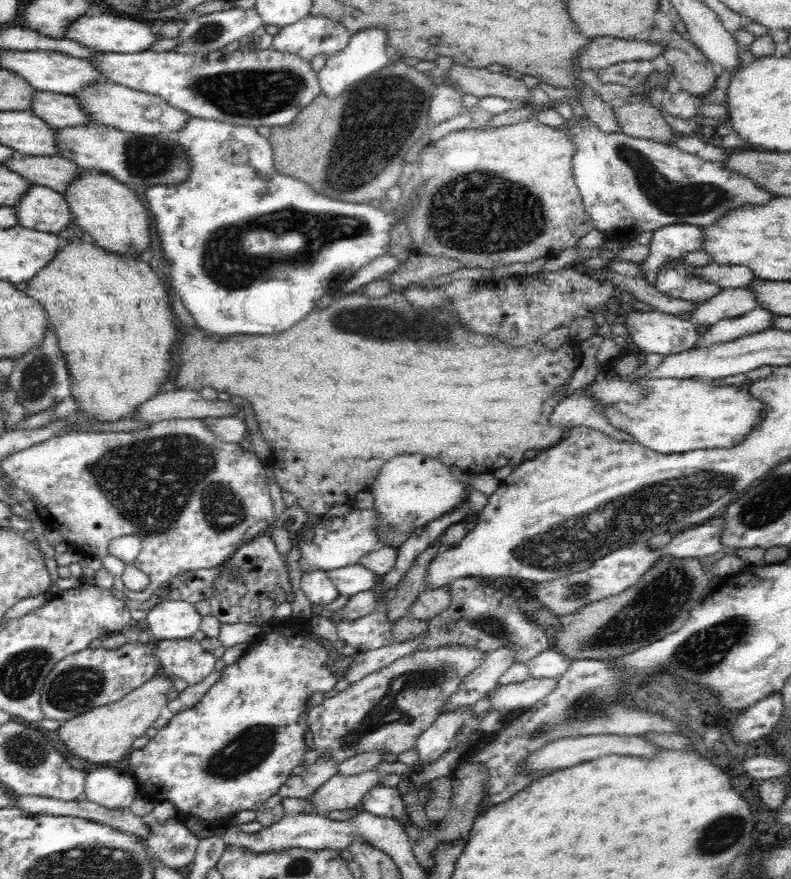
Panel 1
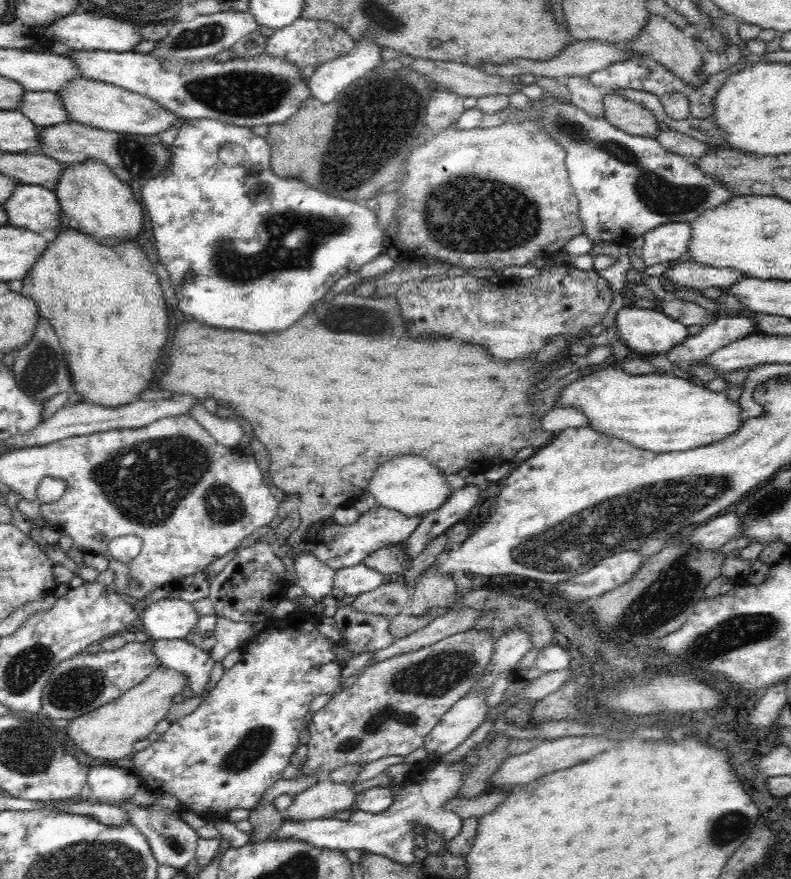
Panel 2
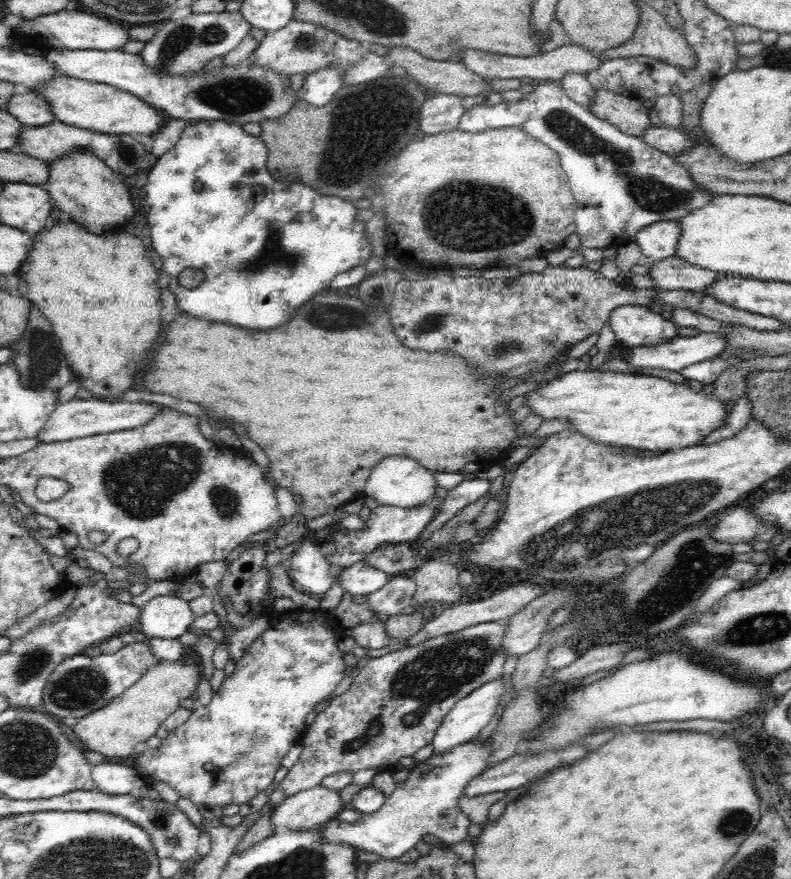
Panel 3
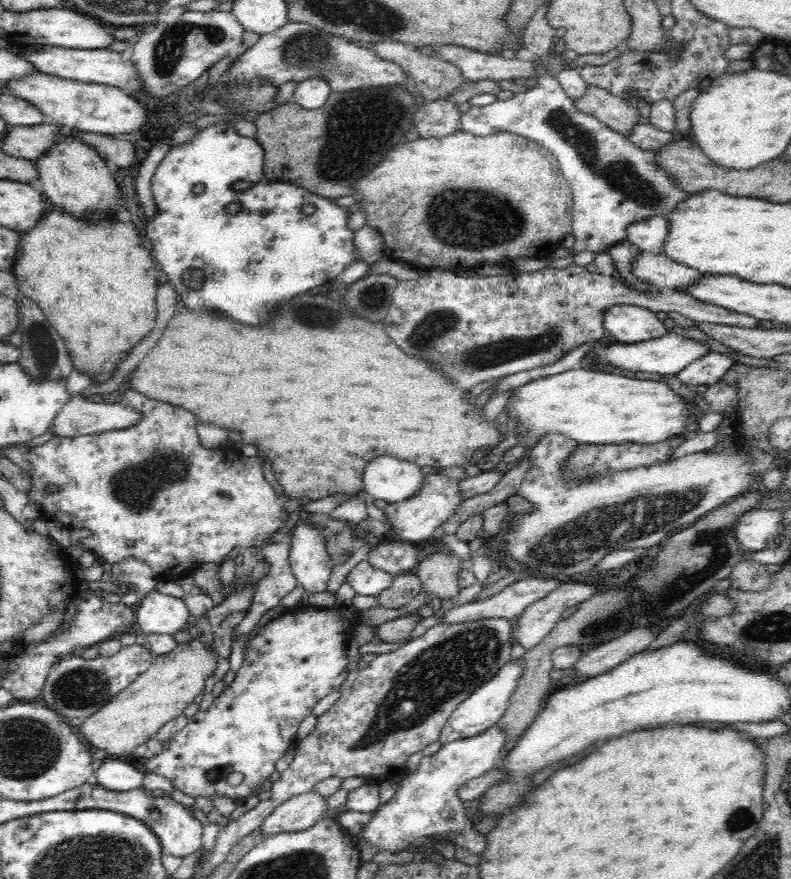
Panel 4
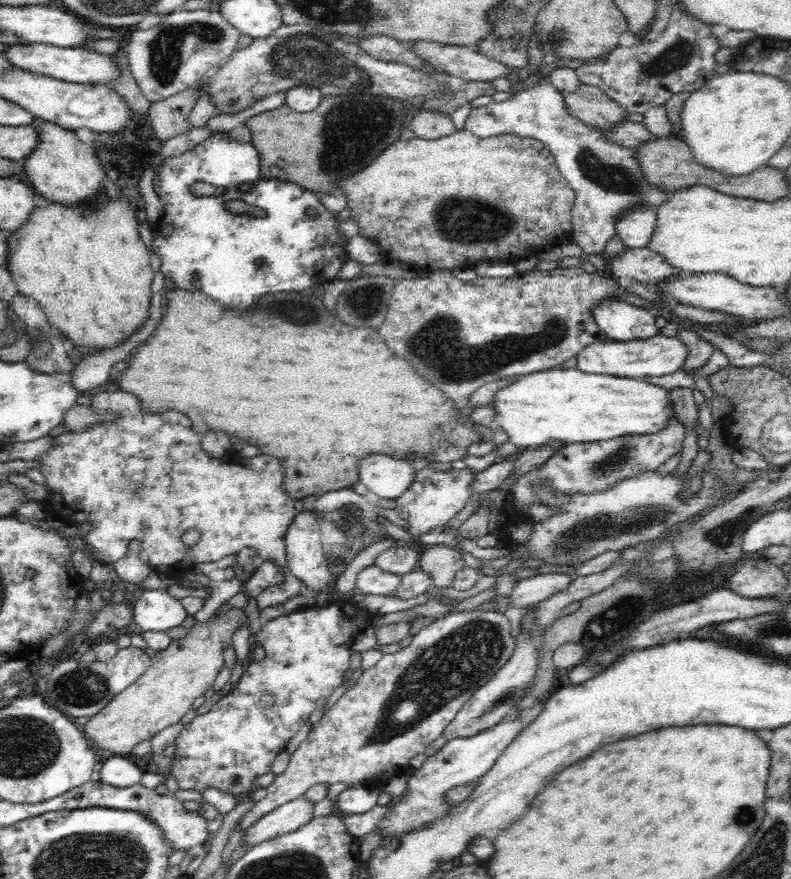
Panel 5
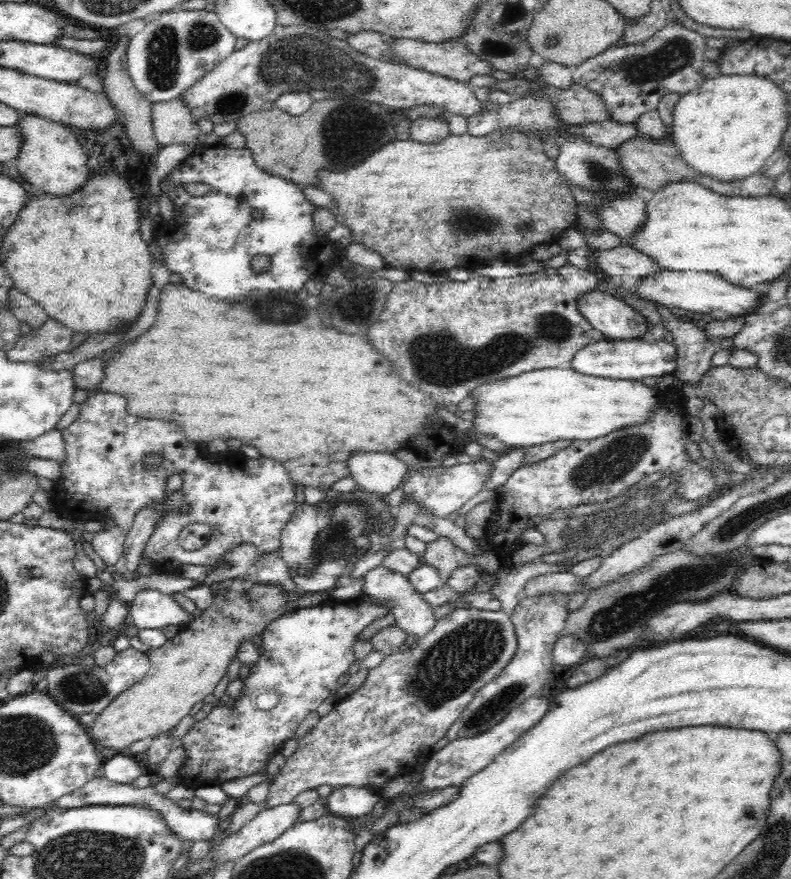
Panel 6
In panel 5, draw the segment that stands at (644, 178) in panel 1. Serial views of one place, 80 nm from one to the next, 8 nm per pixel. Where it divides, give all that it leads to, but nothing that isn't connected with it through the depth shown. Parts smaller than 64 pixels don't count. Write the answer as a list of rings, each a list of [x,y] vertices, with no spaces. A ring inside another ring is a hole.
[[[544,78],[538,86],[519,92],[505,102],[490,102],[482,108],[472,108],[470,116],[465,121],[465,130],[479,138],[489,138],[500,134],[514,134],[520,137],[534,138],[547,147],[547,150],[555,157],[555,163],[560,174],[568,181],[575,191],[576,200],[572,210],[571,232],[573,242],[589,255],[603,254],[604,242],[616,235],[614,221],[620,214],[639,205],[656,209],[665,202],[666,193],[644,181],[640,167],[636,163],[636,155],[632,149],[617,146],[605,140],[605,136],[597,129],[591,128],[578,120],[575,120],[564,107],[560,91]]]

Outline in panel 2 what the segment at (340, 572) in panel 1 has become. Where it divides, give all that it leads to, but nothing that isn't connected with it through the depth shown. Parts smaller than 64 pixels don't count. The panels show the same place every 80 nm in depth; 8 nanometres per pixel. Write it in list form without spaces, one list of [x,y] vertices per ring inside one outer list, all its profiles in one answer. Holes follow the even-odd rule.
[[[361,563],[338,569],[333,586],[344,590],[348,596],[358,596],[382,586],[388,580],[389,577]]]

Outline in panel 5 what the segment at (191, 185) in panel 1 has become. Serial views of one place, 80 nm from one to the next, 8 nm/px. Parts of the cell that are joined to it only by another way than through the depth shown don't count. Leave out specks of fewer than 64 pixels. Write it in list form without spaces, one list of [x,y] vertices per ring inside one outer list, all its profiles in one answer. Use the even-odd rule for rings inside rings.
[[[222,132],[222,134],[214,133],[210,140],[204,140],[204,142],[198,144],[194,150],[190,150],[190,152],[186,152],[186,154],[182,154],[182,156],[166,159],[161,169],[153,178],[153,188],[157,196],[159,196],[162,205],[164,205],[165,210],[163,217],[151,227],[154,241],[150,249],[156,261],[156,267],[162,271],[162,274],[164,274],[166,278],[174,280],[176,287],[187,290],[188,292],[198,290],[211,299],[216,300],[216,302],[224,304],[226,308],[240,310],[240,314],[242,314],[244,310],[248,310],[254,302],[258,302],[264,294],[271,292],[298,292],[304,290],[304,288],[308,288],[308,286],[311,287],[312,284],[315,283],[322,286],[322,284],[332,281],[340,268],[342,268],[342,264],[347,262],[348,255],[346,255],[346,246],[348,240],[340,235],[336,227],[339,223],[336,222],[336,216],[330,214],[330,212],[320,204],[318,196],[309,189],[304,189],[301,186],[286,182],[282,179],[263,178],[263,175],[260,174],[257,151],[250,143],[238,144],[238,142],[233,142],[228,137],[228,134],[224,132]],[[194,182],[208,182],[208,184],[212,184],[212,186],[222,186],[226,191],[219,196],[211,195],[197,197],[192,195],[188,189]],[[231,200],[241,200],[248,206],[257,206],[264,210],[264,216],[262,216],[262,218],[255,218],[247,213],[233,214],[226,208],[227,203]],[[308,210],[314,210],[314,216],[307,214]],[[258,258],[262,258],[262,266],[256,266],[256,260],[258,260]]]

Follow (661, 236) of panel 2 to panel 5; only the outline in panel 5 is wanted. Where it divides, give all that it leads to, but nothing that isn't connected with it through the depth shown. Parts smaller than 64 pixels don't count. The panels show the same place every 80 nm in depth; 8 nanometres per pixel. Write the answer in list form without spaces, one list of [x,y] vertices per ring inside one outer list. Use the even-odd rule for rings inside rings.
[[[646,206],[630,208],[614,221],[616,235],[627,248],[644,248],[656,228],[655,210]]]

